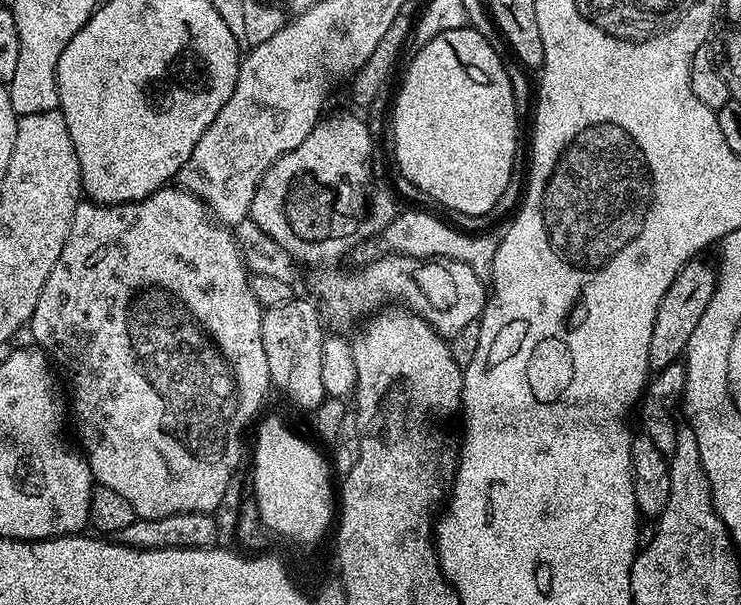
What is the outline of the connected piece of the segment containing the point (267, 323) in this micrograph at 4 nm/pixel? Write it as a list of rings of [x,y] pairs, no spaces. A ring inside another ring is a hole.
[[[294,298],[282,306],[263,309],[262,318],[262,346],[266,350],[266,366],[270,370],[272,388],[285,392],[305,410],[317,408],[326,399],[322,382],[322,342],[326,329],[320,325],[321,313],[313,304]]]

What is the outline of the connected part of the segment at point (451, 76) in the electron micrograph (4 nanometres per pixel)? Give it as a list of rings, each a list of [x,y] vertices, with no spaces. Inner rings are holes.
[[[472,27],[446,30],[411,57],[392,108],[392,144],[396,147],[399,175],[414,182],[428,200],[449,208],[452,214],[478,216],[491,212],[518,164],[514,90],[500,57],[501,53]]]

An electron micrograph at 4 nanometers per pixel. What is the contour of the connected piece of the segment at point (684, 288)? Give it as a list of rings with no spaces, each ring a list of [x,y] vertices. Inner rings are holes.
[[[704,258],[690,260],[682,266],[682,270],[678,270],[674,282],[670,282],[670,290],[662,294],[658,314],[654,314],[654,330],[650,334],[648,366],[653,373],[677,363],[687,353],[690,337],[698,326],[698,318],[702,318],[716,289],[716,274],[717,269],[713,265],[711,268]]]

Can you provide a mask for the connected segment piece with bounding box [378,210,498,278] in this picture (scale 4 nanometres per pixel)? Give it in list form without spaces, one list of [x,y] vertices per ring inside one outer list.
[[[397,211],[396,216],[379,233],[378,241],[384,247],[383,251],[398,256],[409,256],[419,260],[457,260],[466,262],[474,274],[481,278],[487,277],[492,271],[494,254],[498,243],[497,237],[490,234],[473,234],[461,230],[455,223],[447,224],[439,220],[432,212]]]

